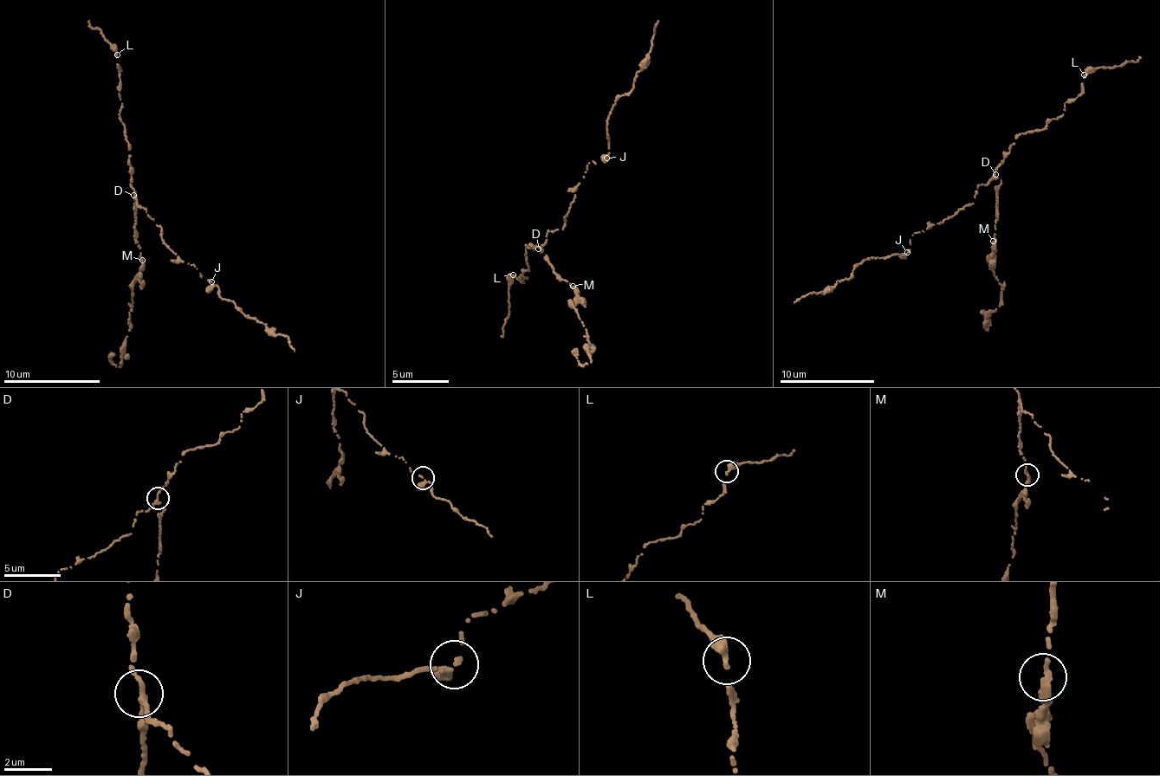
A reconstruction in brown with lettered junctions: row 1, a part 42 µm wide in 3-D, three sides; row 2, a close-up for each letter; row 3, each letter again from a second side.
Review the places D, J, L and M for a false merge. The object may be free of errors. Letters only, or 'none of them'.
none of them

